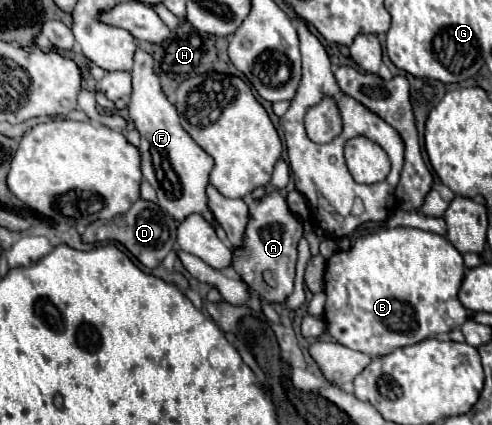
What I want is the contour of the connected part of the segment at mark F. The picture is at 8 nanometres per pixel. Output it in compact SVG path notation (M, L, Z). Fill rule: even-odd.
M143 49L135 51L135 65L133 65L131 75L133 75L133 93L131 93L131 101L129 101L129 119L133 121L135 129L141 135L139 153L141 153L143 177L155 187L157 197L159 197L159 205L165 211L169 211L177 221L181 221L189 213L201 213L211 225L215 225L213 215L207 209L207 197L205 197L205 185L209 183L209 171L213 167L213 159L181 127L177 109L167 99L167 95L161 87L161 79L155 73L155 61L153 61L151 53L147 53ZM165 159L169 161L175 175L179 177L179 185L181 185L179 197L169 197L167 191L163 189L159 177L157 177L155 169L157 169L157 165L163 165Z

